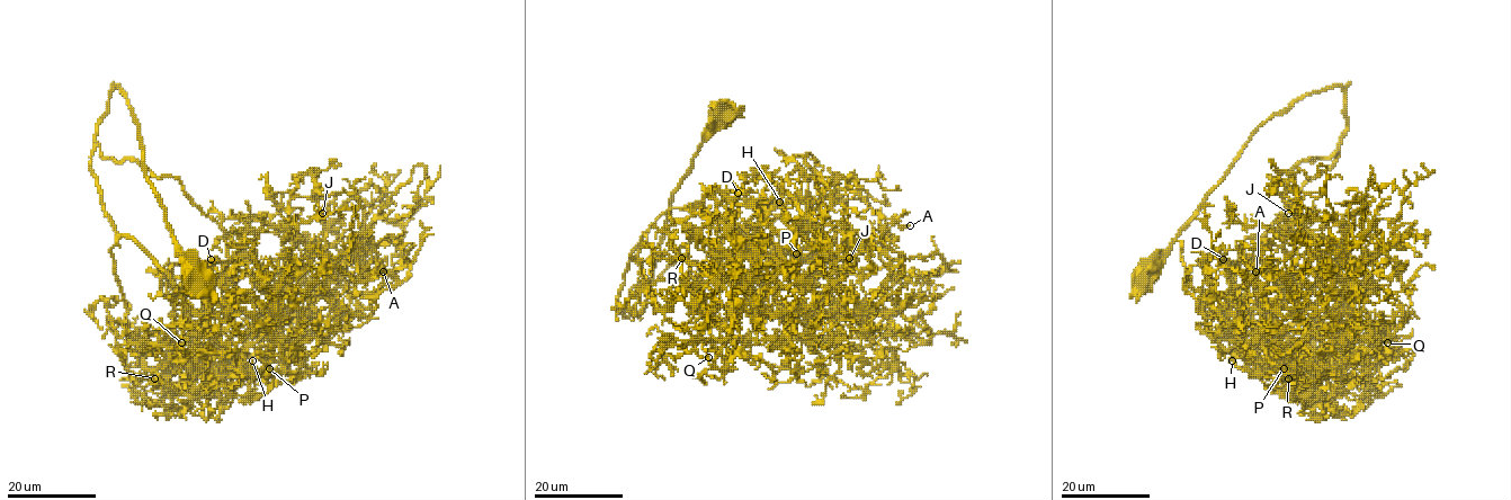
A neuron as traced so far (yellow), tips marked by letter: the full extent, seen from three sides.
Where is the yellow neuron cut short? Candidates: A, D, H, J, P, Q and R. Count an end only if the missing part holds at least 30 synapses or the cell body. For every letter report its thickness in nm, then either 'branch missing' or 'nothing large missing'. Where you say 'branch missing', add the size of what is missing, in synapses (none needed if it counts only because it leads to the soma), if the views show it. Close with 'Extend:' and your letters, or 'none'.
A: calibre 200 nm; nothing large missing
D: calibre 240 nm; nothing large missing
H: calibre 190 nm; nothing large missing
J: calibre 200 nm; nothing large missing
P: calibre 190 nm; nothing large missing
Q: calibre 160 nm; nothing large missing
R: calibre 240 nm; nothing large missing
Extend: none

